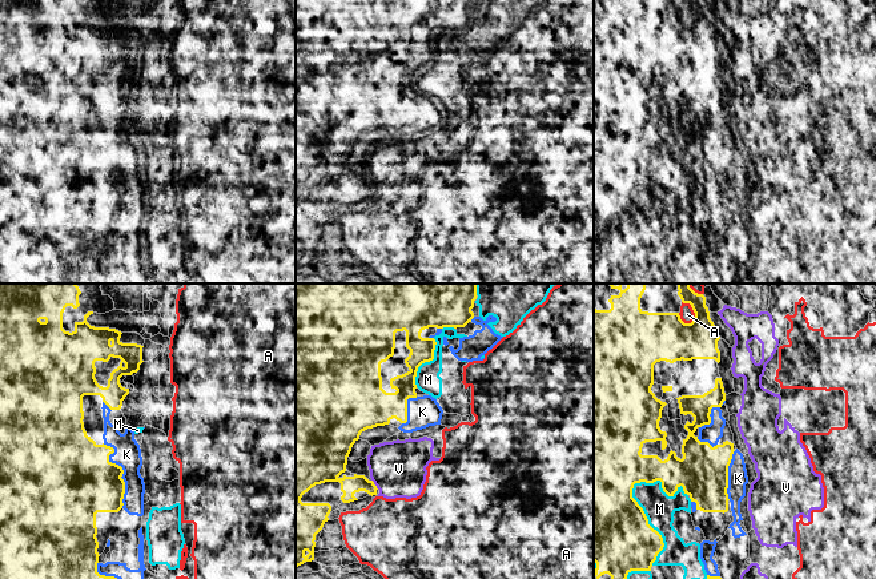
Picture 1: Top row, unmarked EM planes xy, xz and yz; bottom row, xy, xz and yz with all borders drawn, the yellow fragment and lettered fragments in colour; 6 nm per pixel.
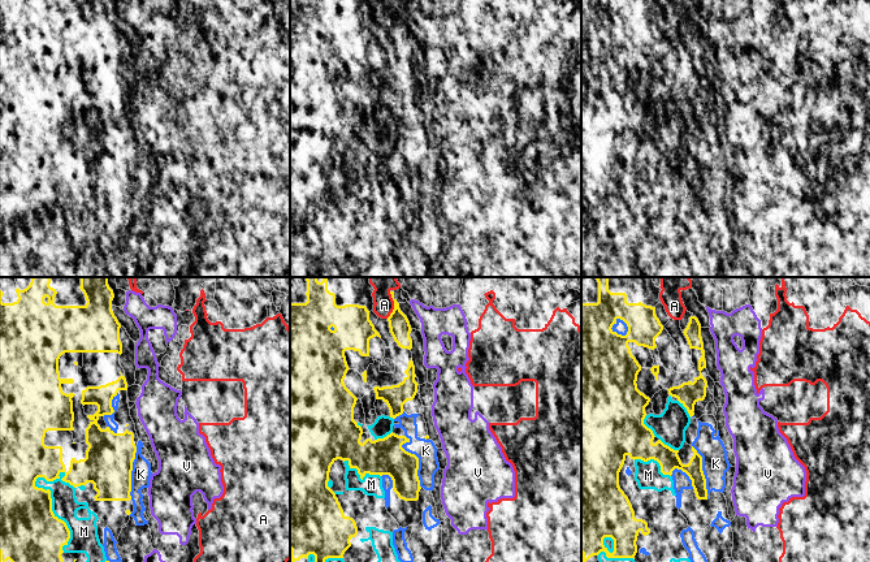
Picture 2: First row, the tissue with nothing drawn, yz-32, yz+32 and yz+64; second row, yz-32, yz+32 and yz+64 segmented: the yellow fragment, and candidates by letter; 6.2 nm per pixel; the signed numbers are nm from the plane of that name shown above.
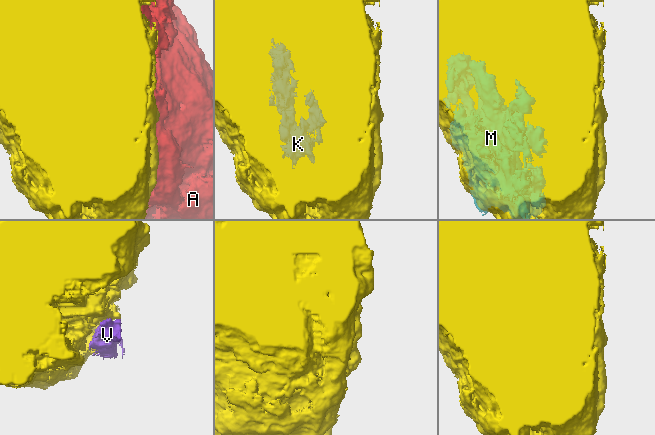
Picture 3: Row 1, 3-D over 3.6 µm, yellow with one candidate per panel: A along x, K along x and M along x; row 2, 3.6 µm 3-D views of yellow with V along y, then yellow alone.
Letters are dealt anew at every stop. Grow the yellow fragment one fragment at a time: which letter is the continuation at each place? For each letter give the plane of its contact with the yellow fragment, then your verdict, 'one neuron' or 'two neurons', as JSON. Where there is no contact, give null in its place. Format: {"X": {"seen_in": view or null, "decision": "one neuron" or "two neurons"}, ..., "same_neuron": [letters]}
{"A": {"seen_in": "yz", "decision": "two neurons"}, "K": {"seen_in": "xy", "decision": "one neuron"}, "M": {"seen_in": "yz", "decision": "two neurons"}, "V": {"seen_in": "xz", "decision": "two neurons"}, "same_neuron": ["K"]}

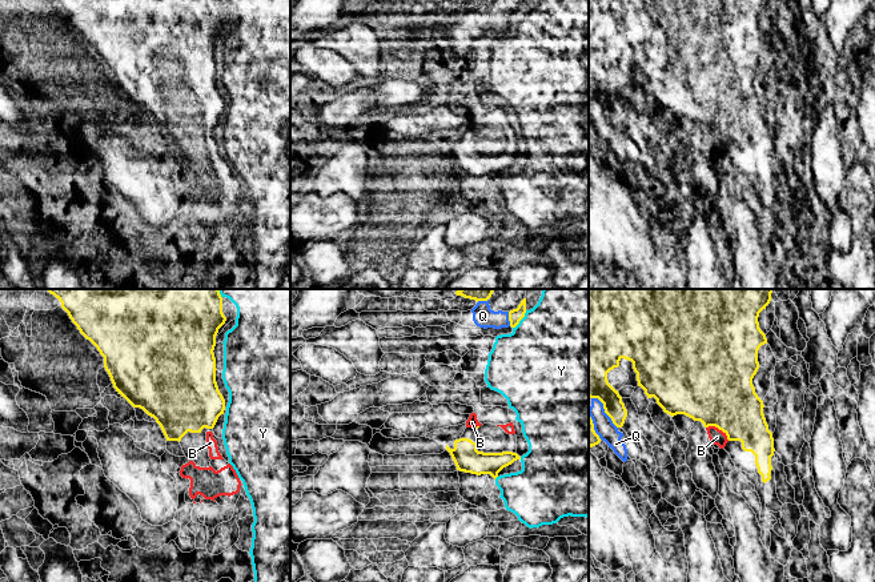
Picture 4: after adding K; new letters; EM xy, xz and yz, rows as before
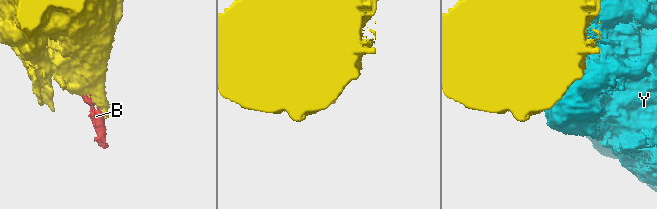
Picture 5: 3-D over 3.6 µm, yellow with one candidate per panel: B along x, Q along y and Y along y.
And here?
{"B": {"seen_in": "yz", "decision": "one neuron"}, "Q": {"seen_in": "xz", "decision": "two neurons"}, "Y": {"seen_in": "xz", "decision": "two neurons"}, "same_neuron": ["B"]}

